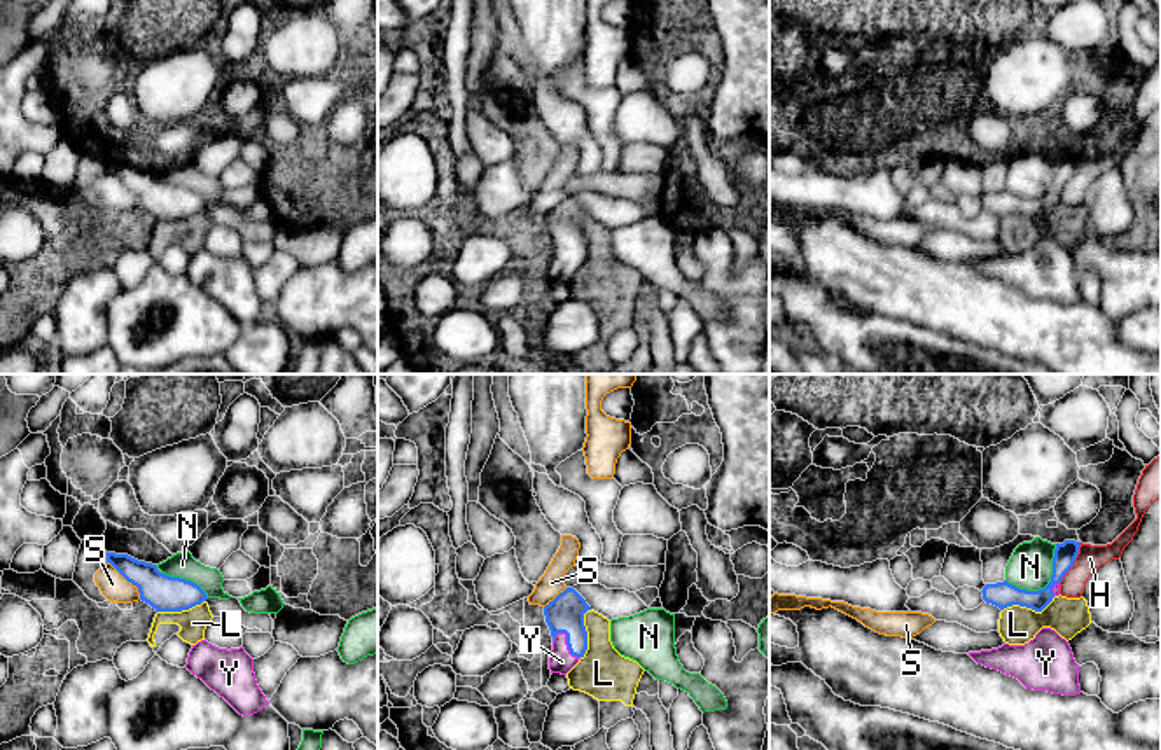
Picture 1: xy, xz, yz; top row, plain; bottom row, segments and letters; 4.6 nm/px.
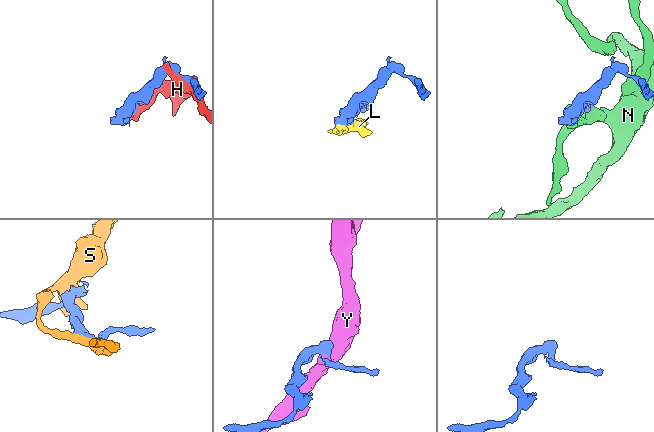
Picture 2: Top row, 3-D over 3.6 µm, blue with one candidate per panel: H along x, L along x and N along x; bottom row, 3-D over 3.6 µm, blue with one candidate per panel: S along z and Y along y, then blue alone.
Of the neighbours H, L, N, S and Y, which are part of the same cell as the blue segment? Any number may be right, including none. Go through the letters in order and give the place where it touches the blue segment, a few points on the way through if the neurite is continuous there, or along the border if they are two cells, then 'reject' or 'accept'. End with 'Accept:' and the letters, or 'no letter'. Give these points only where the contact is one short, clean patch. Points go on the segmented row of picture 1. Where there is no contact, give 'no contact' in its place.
H: contact yz (1072, 563); reject
L: contact yz (1028, 607); border yz (1055, 597), (1041, 611), (1018, 605), (1008, 605), (1002, 611); reject
N: contact yz (1048, 584); reject
S: contact xy (128, 581); reject
Y: contact xz (567, 644); way xz (565, 614), (567, 644), (562, 661); accept
Accept: Y

